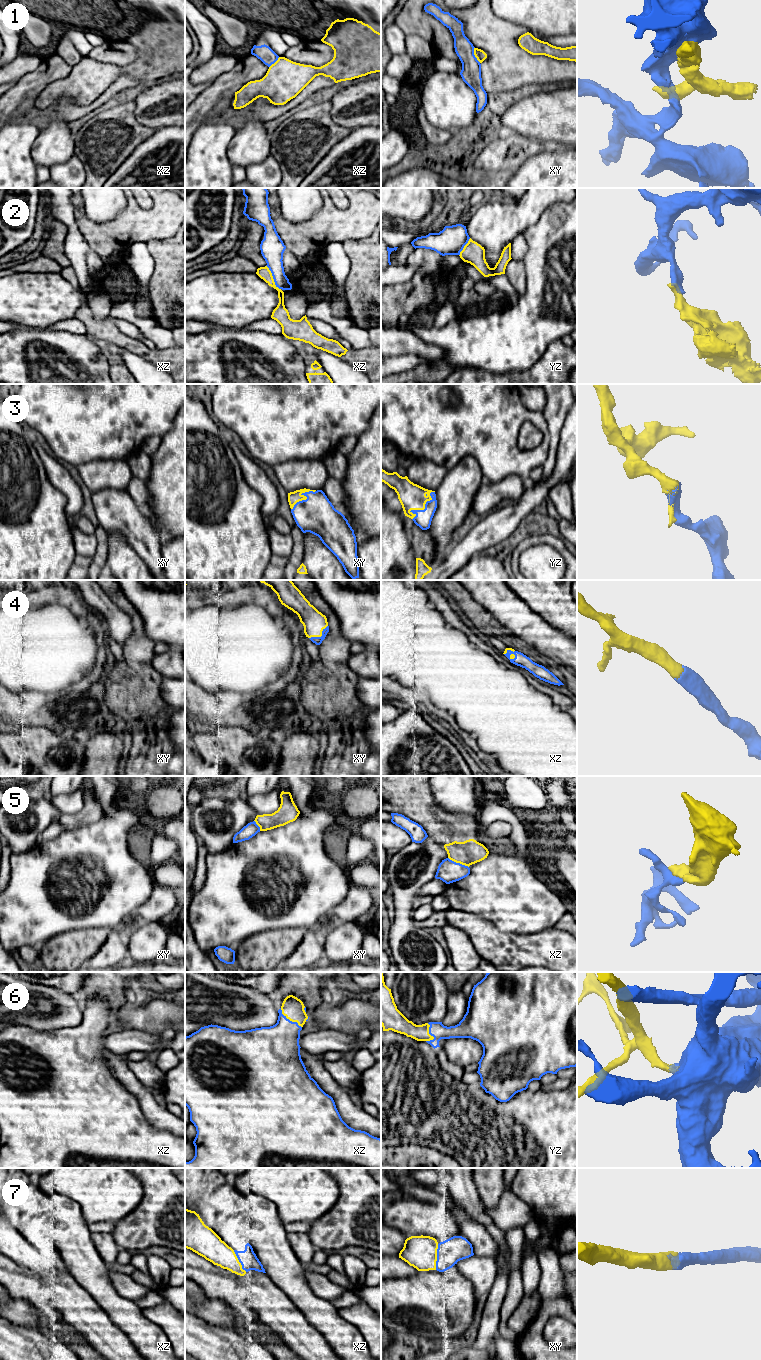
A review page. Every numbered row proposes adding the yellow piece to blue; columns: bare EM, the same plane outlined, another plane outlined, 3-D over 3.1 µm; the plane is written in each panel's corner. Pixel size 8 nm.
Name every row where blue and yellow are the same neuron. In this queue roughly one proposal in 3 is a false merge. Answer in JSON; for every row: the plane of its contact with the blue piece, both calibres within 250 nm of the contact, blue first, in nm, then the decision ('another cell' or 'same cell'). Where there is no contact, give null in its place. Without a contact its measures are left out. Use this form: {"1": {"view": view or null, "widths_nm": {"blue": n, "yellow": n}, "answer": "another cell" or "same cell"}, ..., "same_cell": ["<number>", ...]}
{"1": {"view": "xy", "widths_nm": {"blue": 160, "yellow": 80}, "answer": "same cell"}, "2": {"view": "xz", "widths_nm": {"blue": 190, "yellow": 100}, "answer": "another cell"}, "3": {"view": "yz", "widths_nm": {"blue": 140, "yellow": 200}, "answer": "same cell"}, "4": {"view": "xy", "widths_nm": {"blue": 60, "yellow": 180}, "answer": "same cell"}, "5": {"view": "xz", "widths_nm": {"blue": 180, "yellow": 200}, "answer": "another cell"}, "6": {"view": "xz", "widths_nm": {"blue": 360, "yellow": 180}, "answer": "same cell"}, "7": {"view": "xy", "widths_nm": {"blue": 200, "yellow": 260}, "answer": "same cell"}, "same_cell": ["1", "3", "4", "6", "7"]}

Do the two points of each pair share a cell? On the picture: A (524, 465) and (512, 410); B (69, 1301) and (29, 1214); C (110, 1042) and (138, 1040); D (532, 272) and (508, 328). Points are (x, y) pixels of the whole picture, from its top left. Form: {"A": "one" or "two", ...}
{"A": "one", "B": "two", "C": "one", "D": "one"}

